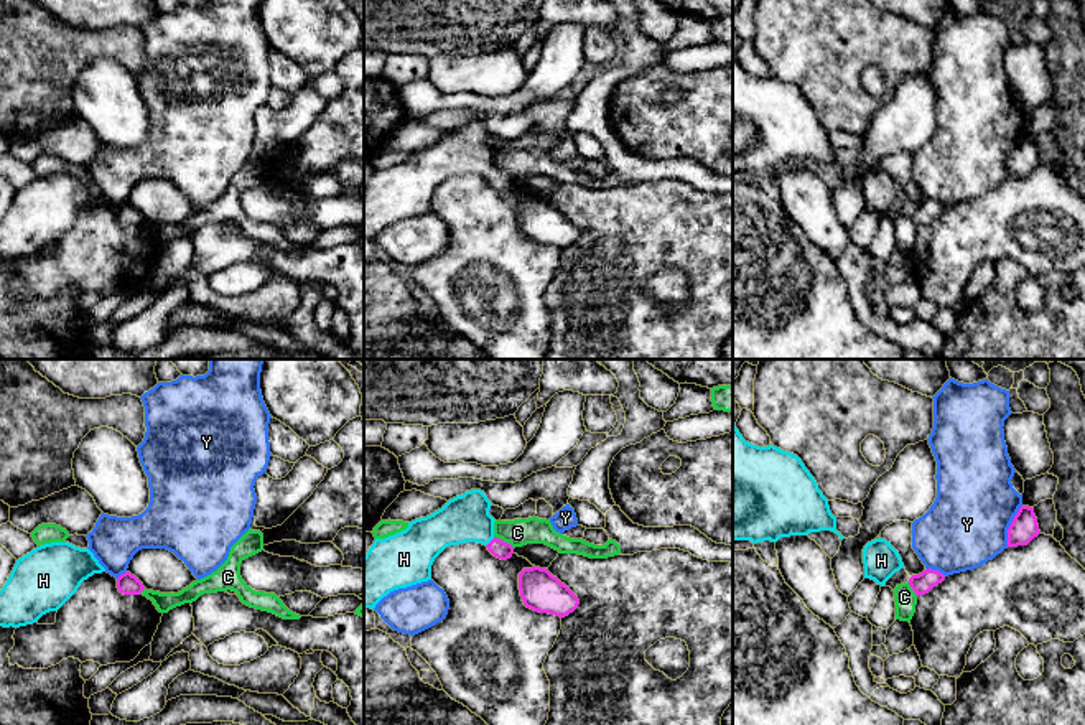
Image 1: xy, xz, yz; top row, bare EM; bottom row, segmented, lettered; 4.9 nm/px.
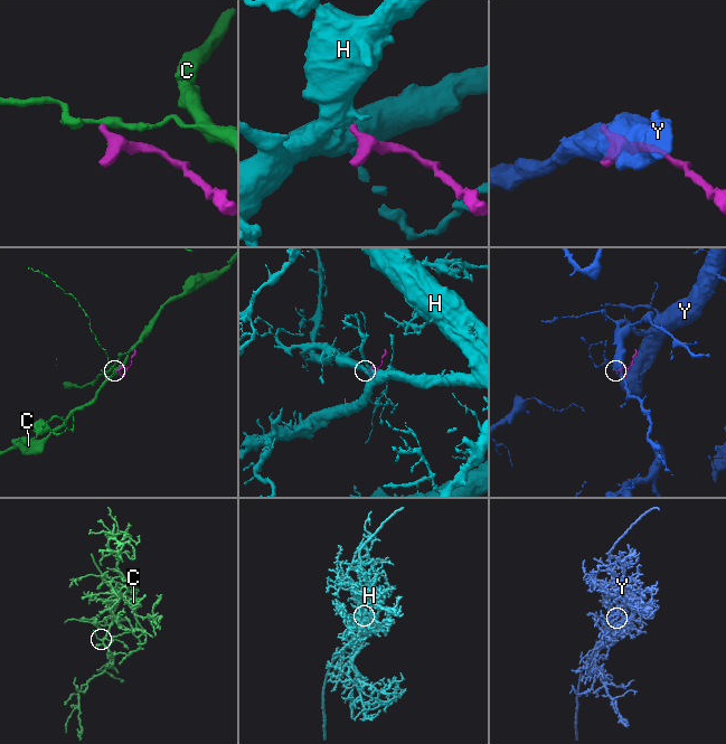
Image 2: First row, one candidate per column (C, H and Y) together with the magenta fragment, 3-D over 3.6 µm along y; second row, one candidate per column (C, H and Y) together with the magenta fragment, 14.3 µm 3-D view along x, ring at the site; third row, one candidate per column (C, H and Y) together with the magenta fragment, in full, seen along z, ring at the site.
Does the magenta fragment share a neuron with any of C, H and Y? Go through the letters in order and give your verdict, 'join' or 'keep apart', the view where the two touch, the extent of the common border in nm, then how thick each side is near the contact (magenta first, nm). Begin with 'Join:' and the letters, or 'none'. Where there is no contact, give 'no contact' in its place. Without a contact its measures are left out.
Join: H
C: keep apart | xz | 120 nm | 90/140 nm
H: join | xz | 60 nm | 90/220 nm
Y: keep apart | yz | 220 nm | 140/400 nm

